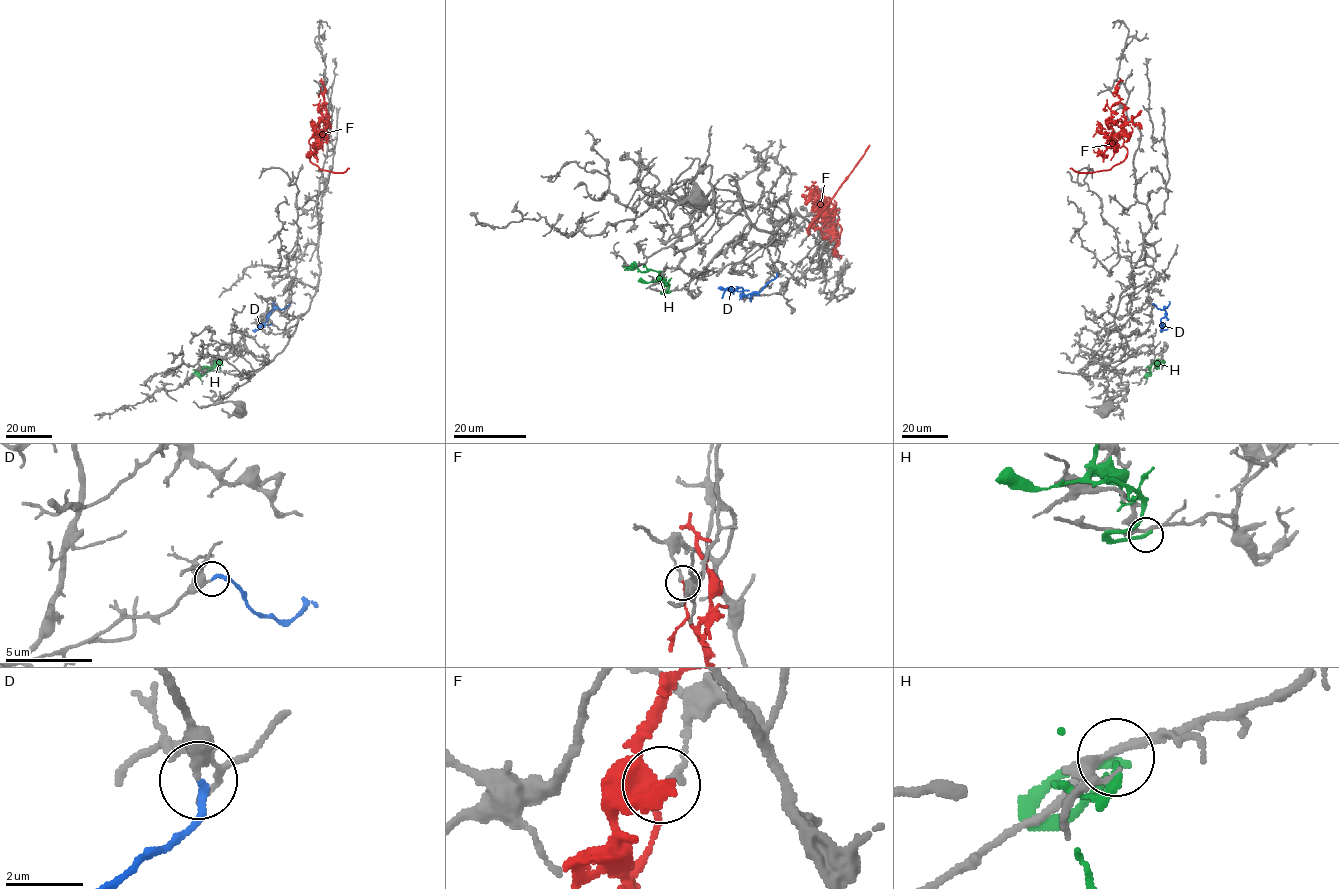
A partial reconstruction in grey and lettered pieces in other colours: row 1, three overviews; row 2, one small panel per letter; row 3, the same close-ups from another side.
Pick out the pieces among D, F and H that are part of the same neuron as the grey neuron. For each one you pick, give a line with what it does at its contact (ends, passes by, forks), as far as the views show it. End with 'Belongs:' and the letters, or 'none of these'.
D: it ends
Belongs: D

